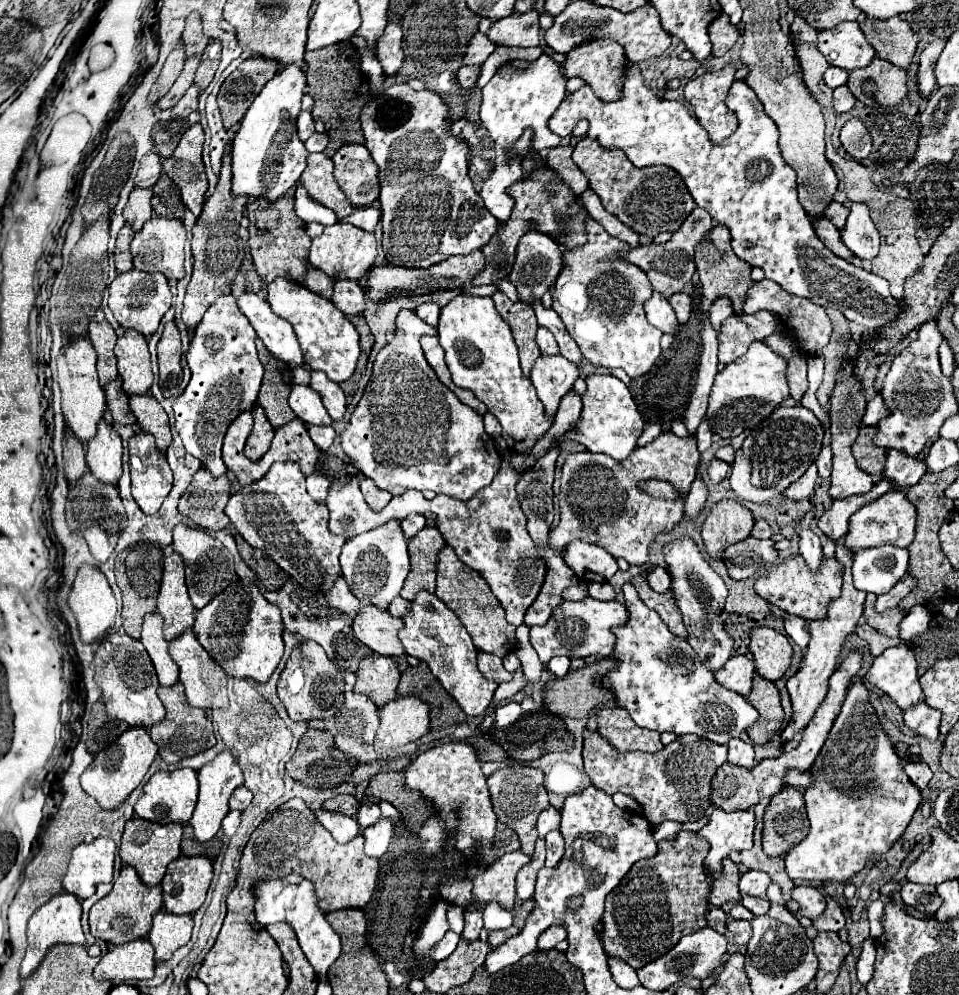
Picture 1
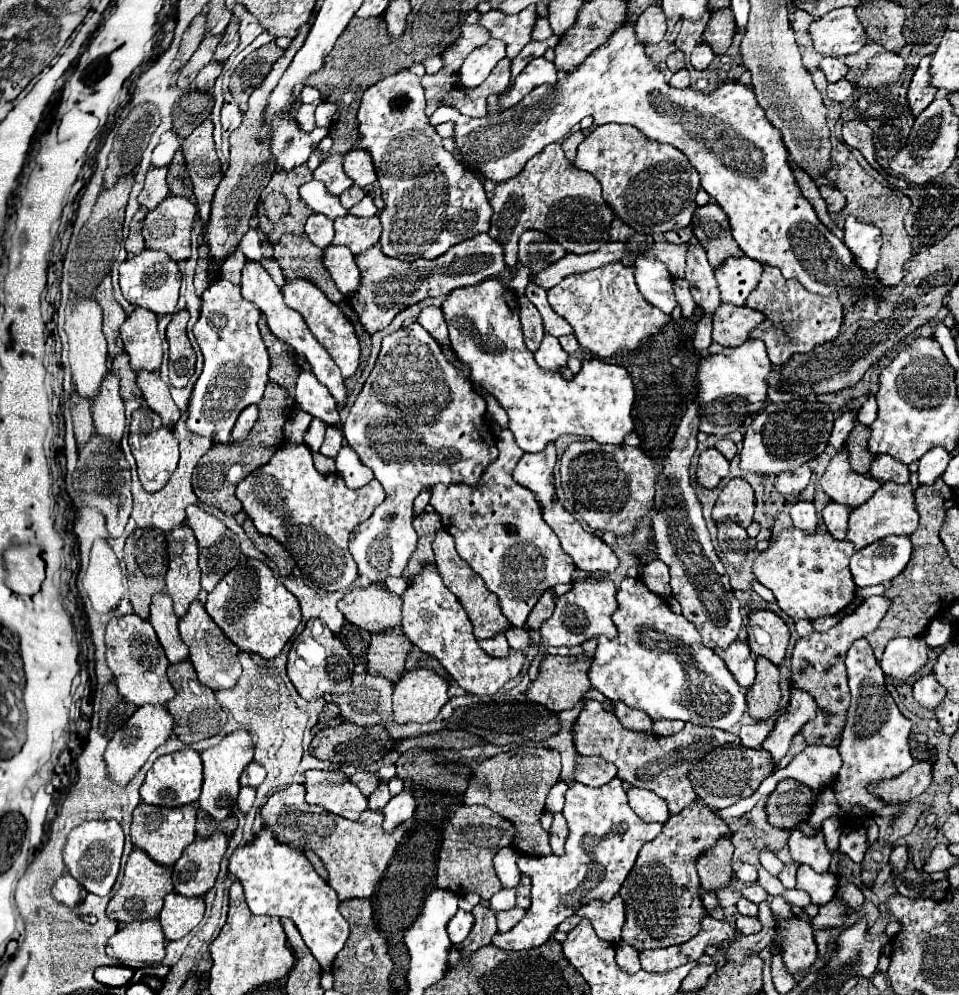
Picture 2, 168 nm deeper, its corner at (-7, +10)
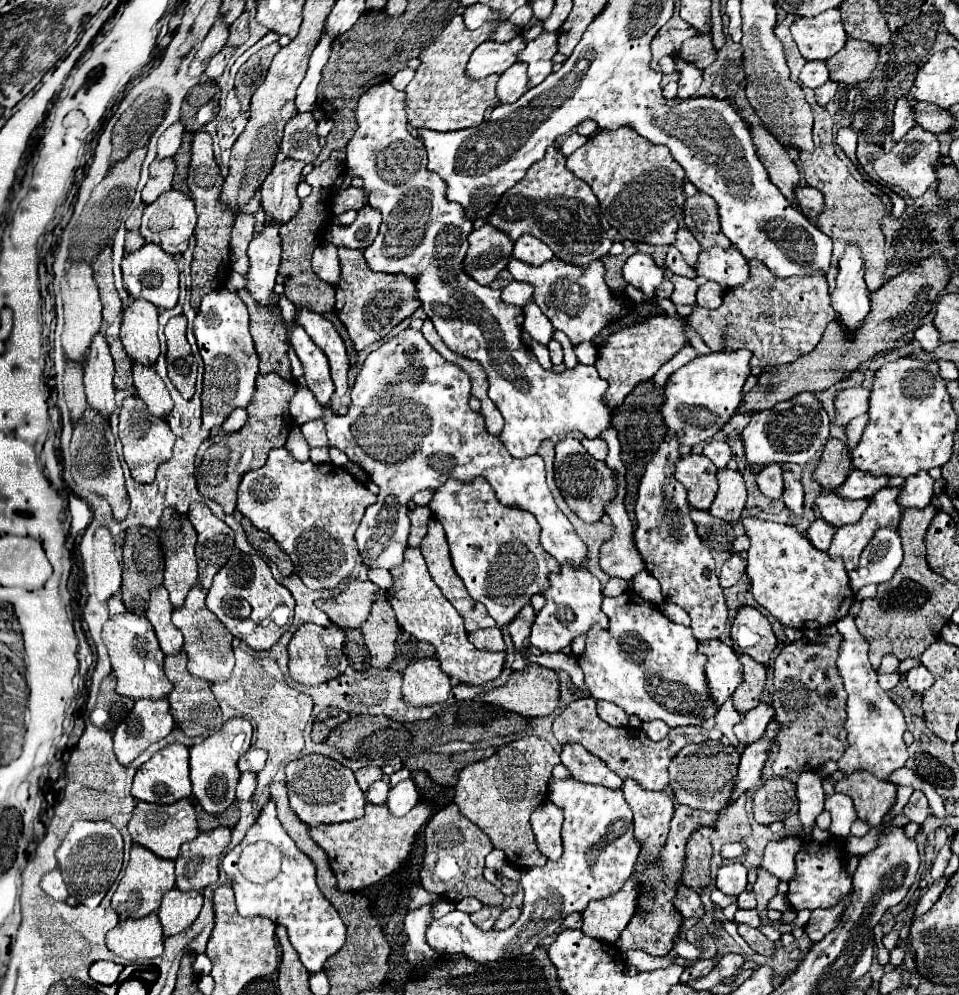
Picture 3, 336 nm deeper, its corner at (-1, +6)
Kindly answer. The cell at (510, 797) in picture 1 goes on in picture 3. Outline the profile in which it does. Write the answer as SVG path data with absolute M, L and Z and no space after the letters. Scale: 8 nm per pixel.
M523 737L501 747L489 759L467 765L455 785L455 803L459 811L489 835L495 849L507 855L509 865L531 869L545 865L547 857L537 851L529 817L541 801L547 799L547 781L553 767L559 763L559 753L549 741L539 737Z

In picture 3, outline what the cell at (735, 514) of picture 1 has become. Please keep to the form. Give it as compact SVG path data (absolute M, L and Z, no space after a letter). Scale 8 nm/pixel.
M735 469L717 471L717 481L719 481L719 491L709 511L715 517L725 519L727 523L737 523L741 519L741 511L745 509L747 501L745 481L741 473Z

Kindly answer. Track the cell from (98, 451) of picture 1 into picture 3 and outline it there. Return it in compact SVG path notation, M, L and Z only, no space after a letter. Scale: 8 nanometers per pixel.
M97 333L91 339L85 363L85 393L89 405L99 409L99 413L109 413L115 409L115 387L113 387L113 357L109 351L109 343L103 333Z

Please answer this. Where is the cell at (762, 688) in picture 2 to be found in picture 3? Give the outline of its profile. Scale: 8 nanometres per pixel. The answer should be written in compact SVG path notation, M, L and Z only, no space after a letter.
M739 655L739 661L743 663L743 683L733 693L733 705L739 713L747 713L749 709L757 707L759 697L765 689L767 671L765 665L753 661L751 657Z

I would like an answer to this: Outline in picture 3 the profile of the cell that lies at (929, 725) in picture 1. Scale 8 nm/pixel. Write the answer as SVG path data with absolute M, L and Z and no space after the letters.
M921 663L919 667L913 667L907 673L907 683L915 693L923 693L925 689L929 689L933 685L933 675L927 671L927 667Z

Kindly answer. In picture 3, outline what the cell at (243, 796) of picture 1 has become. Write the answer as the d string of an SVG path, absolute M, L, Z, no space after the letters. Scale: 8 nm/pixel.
M249 747L249 751L239 759L239 771L245 773L245 771L253 771L253 773L259 773L265 765L265 759L267 759L267 753L263 749L257 749L257 747Z

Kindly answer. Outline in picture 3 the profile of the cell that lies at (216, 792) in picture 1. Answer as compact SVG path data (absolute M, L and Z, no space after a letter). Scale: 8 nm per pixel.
M231 717L221 731L211 733L207 739L189 749L193 795L207 813L223 813L235 801L235 787L239 781L237 761L251 745L251 729L249 719Z

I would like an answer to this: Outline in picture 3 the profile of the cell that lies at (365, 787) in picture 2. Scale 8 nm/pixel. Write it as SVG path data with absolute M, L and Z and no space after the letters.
M363 767L355 773L355 777L357 777L357 783L361 785L361 789L367 791L371 783L375 783L377 779L383 777L383 771L381 771L381 767Z

